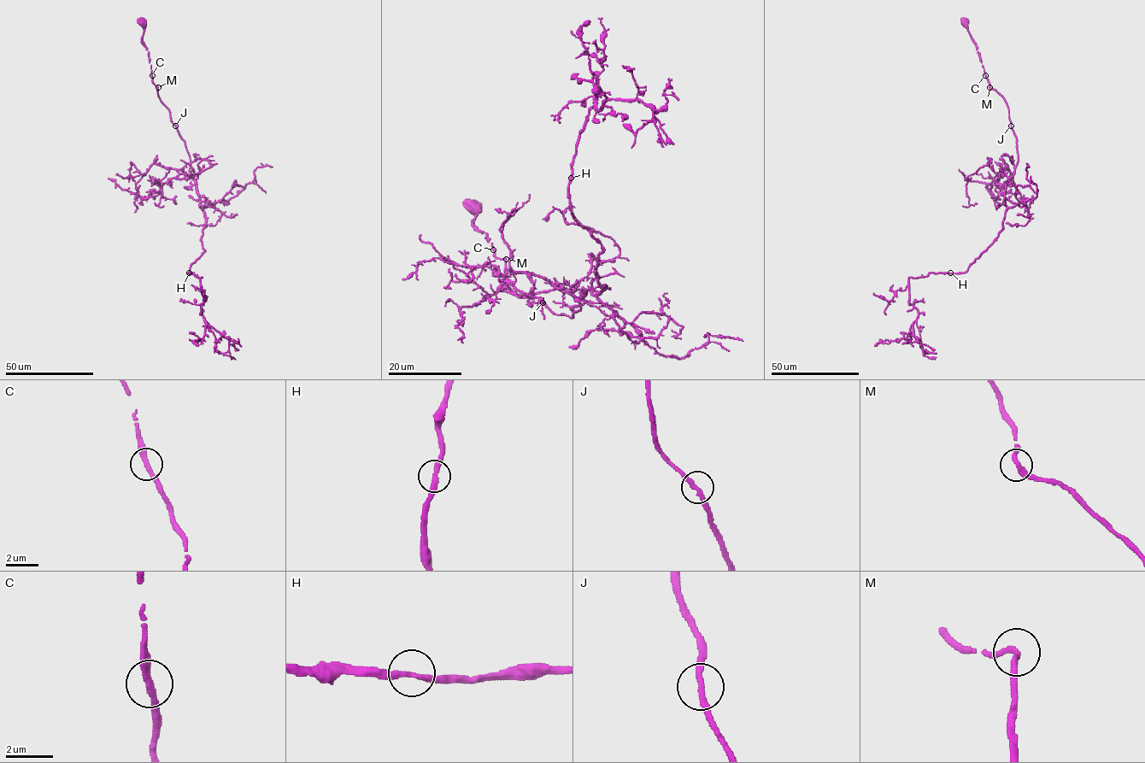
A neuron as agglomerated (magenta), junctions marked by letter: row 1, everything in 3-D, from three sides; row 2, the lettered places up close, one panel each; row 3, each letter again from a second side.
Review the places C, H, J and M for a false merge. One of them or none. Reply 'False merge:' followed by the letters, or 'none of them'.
False merge: none of them

